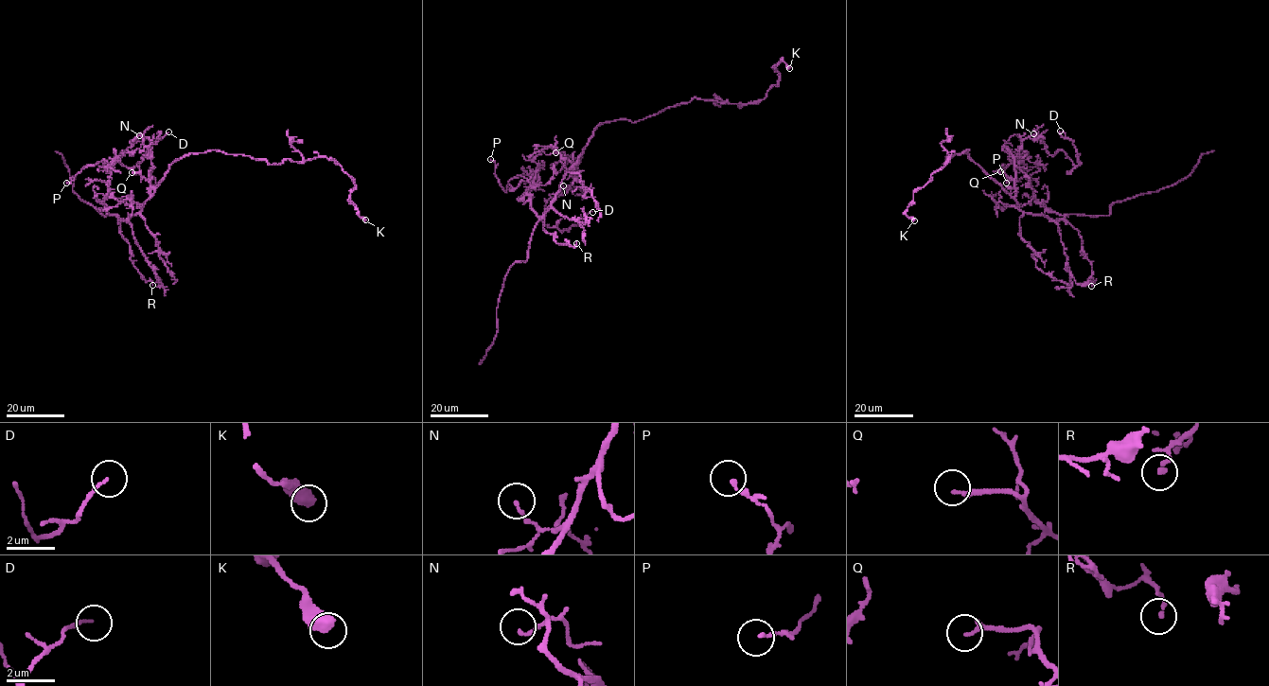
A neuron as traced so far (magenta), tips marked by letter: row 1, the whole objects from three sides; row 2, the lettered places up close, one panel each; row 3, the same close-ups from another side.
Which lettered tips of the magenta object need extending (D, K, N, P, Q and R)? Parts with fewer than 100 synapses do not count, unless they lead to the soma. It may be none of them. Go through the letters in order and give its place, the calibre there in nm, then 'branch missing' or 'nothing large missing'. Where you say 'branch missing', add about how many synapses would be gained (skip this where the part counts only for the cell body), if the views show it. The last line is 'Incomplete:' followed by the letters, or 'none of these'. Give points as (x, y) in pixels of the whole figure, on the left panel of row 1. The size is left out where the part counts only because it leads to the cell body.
D: place (168, 131); calibre 100 nm; nothing large missing
K: place (365, 219); calibre 550 nm; nothing large missing
N: place (139, 135); calibre 130 nm; nothing large missing
P: place (66, 183); calibre 140 nm; nothing large missing
Q: place (132, 172); calibre 190 nm; nothing large missing
R: place (152, 285); calibre 120 nm; nothing large missing
Incomplete: none of these

